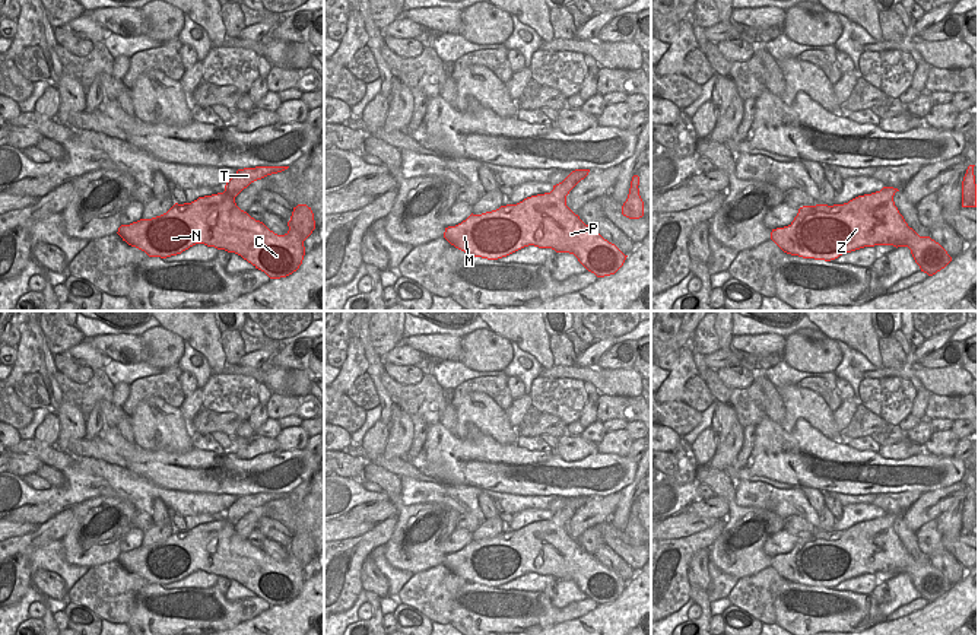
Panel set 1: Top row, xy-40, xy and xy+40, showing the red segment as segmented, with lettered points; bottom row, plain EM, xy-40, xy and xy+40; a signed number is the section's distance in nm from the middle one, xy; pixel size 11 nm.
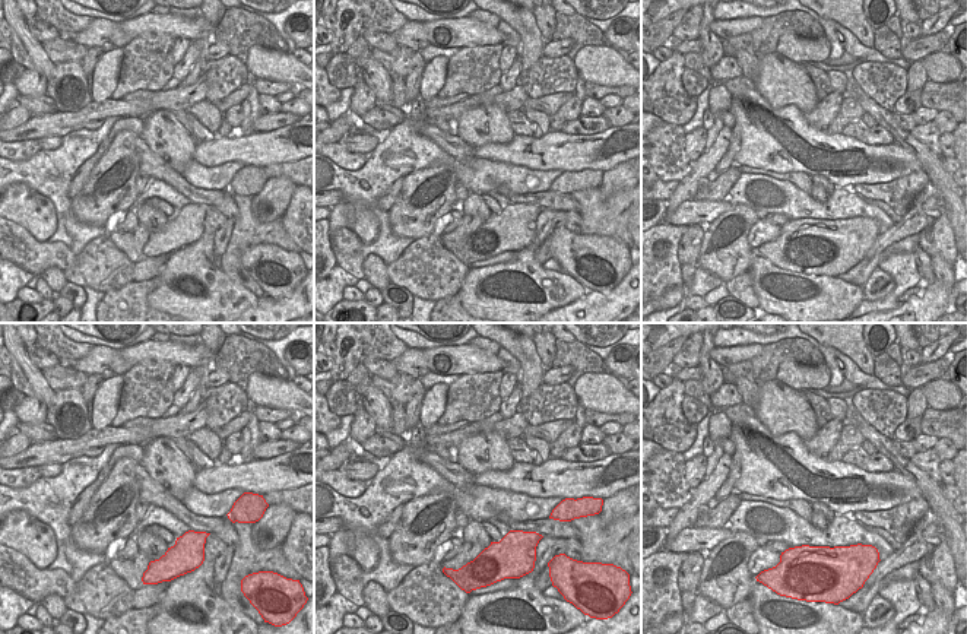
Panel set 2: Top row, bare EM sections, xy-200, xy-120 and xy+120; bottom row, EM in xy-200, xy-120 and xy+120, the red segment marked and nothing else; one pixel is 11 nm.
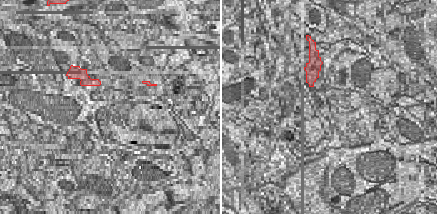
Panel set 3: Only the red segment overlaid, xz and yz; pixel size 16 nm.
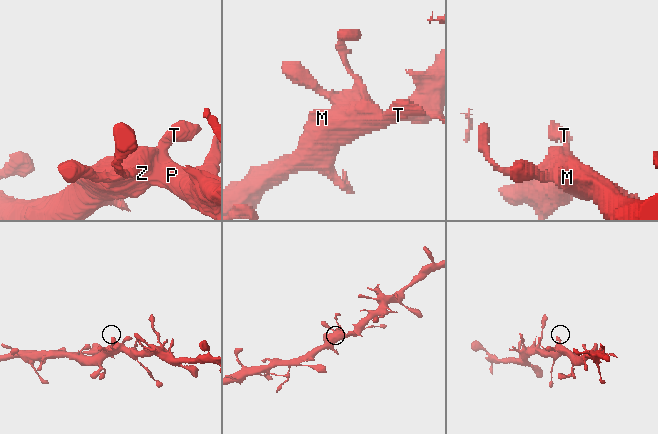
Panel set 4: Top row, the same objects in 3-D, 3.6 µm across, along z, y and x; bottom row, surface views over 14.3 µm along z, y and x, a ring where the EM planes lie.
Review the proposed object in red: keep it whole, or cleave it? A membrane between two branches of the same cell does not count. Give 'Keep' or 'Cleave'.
Keep.

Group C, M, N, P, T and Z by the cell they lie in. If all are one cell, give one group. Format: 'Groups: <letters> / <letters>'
Groups: C M N P T Z

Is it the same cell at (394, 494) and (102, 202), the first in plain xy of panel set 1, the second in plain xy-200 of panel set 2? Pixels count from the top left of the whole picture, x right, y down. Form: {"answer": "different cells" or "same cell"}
{"answer": "same cell"}

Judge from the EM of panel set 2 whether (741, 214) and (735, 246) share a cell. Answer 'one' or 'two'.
one

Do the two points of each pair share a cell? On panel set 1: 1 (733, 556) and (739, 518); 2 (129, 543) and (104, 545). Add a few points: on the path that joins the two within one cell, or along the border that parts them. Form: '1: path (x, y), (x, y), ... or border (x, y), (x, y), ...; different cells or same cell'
1: path (724, 548), (723, 542), (730, 529); same cell
2: border (133, 527), (121, 540), (120, 551); different cells

